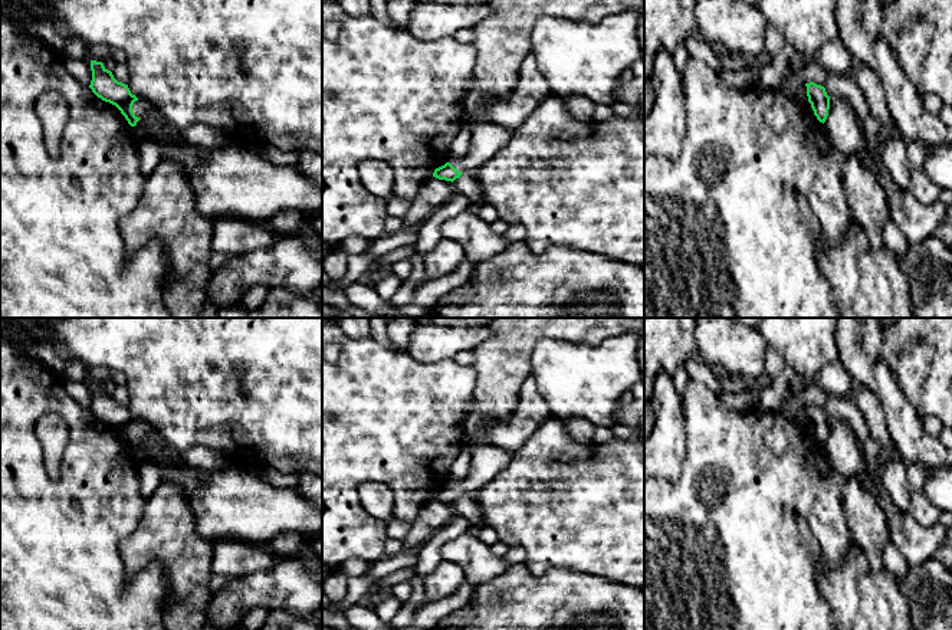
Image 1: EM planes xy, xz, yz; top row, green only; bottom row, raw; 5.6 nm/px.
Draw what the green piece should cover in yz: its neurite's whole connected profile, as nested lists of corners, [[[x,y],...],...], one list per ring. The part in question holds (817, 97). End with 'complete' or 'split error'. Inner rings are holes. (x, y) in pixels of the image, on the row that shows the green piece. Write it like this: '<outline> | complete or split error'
[[[810,82],[805,83],[805,86],[807,86],[808,102],[811,104],[814,115],[820,122],[824,124],[828,117],[830,96],[827,95],[825,88],[821,85]]] | complete

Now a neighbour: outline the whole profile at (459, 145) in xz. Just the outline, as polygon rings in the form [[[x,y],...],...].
[[[463,127],[456,138],[450,142],[450,157],[462,158],[466,155],[470,145],[470,135],[466,127]]]

